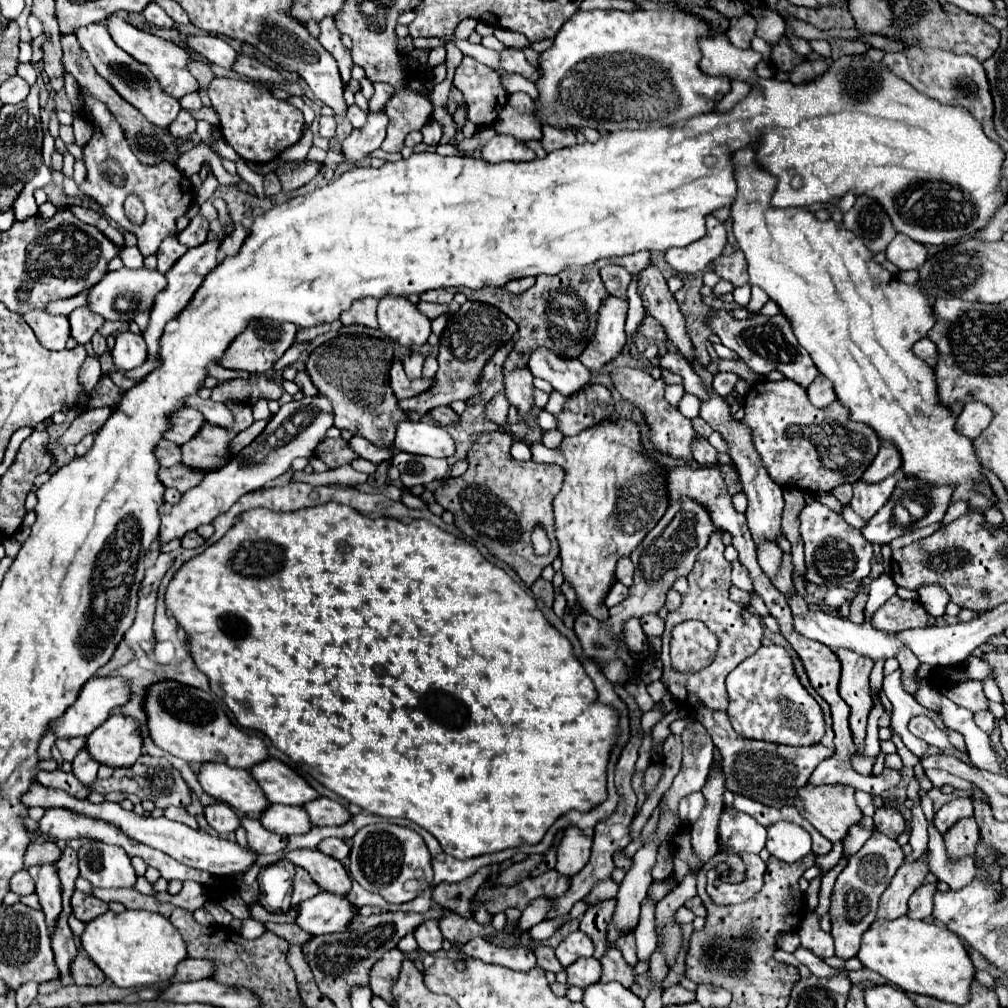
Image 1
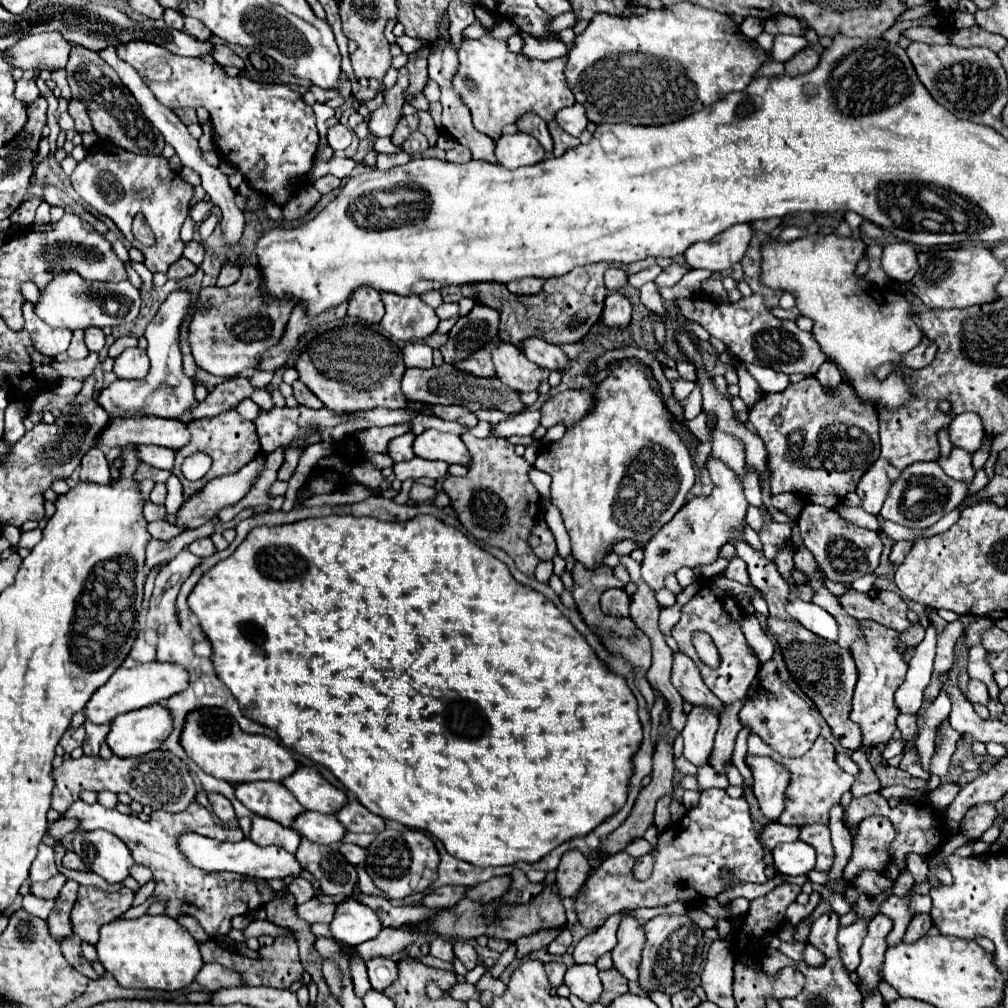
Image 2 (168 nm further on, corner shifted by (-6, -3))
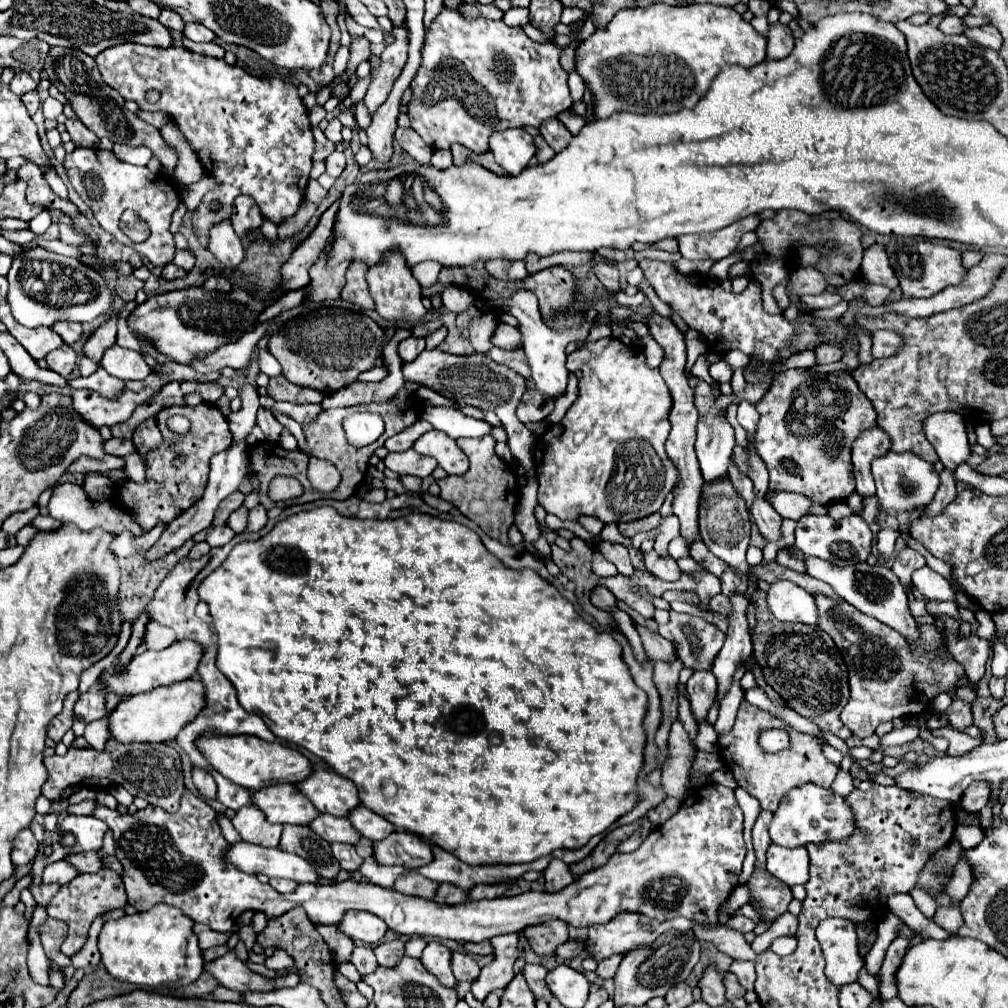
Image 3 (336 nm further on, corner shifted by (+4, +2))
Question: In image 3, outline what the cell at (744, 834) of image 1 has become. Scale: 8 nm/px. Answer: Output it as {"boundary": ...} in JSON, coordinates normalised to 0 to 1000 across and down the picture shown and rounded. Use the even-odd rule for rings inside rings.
{"boundary":[[[799,778],[785,784],[785,790],[779,790],[773,802],[767,806],[763,819],[765,833],[779,841],[791,841],[801,837],[818,837],[840,833],[848,823],[848,812],[844,800],[836,790],[828,788],[824,782],[813,782],[811,778]]]}

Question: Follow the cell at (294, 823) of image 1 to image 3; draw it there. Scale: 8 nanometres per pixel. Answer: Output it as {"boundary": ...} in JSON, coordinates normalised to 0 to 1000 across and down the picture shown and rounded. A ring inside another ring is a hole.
{"boundary":[[[318,808],[316,812],[313,812],[307,821],[314,827],[320,829],[320,833],[324,835],[342,835],[342,837],[354,837],[358,827],[350,821],[350,817],[344,812],[334,812],[328,808]]]}

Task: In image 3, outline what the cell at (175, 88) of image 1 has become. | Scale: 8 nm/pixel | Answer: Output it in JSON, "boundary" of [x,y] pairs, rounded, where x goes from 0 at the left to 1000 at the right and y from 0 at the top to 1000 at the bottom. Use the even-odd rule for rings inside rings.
{"boundary":[[[118,44],[114,48],[102,50],[94,58],[94,62],[104,83],[116,87],[116,91],[120,91],[124,99],[136,101],[138,109],[164,111],[184,135],[203,171],[213,177],[215,188],[205,190],[199,202],[191,208],[191,230],[201,246],[205,246],[205,234],[209,224],[229,214],[229,200],[237,192],[249,194],[257,202],[261,216],[269,218],[271,222],[279,222],[281,218],[285,218],[285,214],[293,214],[297,202],[303,198],[303,185],[307,179],[311,155],[309,121],[293,83],[277,77],[254,77],[239,69],[237,65],[227,65],[223,60],[193,54],[182,46],[150,48],[140,44]],[[148,87],[156,87],[160,91],[158,101],[144,101],[144,91]],[[211,198],[219,200],[219,208],[215,212],[207,210],[207,202]]]}

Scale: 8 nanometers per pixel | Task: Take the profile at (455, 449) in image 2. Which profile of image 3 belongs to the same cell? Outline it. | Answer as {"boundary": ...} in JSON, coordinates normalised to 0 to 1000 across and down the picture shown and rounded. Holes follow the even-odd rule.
{"boundary":[[[428,427],[422,429],[410,442],[416,450],[420,452],[428,452],[436,458],[436,462],[443,468],[443,470],[461,470],[465,464],[465,454],[461,452],[461,448],[453,442],[453,438],[449,435],[445,435],[441,429],[438,427]]]}

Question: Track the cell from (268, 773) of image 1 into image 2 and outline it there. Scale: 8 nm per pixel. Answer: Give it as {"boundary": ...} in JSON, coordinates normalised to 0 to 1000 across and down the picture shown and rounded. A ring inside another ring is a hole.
{"boundary":[[[297,761],[279,777],[305,805],[332,807],[336,801],[344,797],[342,787],[338,787],[326,775],[322,775],[313,761]]]}

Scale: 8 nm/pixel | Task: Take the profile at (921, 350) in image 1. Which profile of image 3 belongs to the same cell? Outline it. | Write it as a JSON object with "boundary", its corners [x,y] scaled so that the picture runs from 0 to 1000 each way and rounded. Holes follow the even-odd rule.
{"boundary":[[[868,327],[866,329],[866,343],[864,343],[864,351],[866,355],[882,355],[890,349],[890,345],[896,341],[894,333],[890,329],[882,329],[882,327]]]}

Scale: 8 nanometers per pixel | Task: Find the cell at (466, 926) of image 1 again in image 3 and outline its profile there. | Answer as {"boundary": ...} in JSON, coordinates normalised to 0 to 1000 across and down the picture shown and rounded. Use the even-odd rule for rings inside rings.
{"boundary":[[[451,944],[449,946],[449,966],[451,966],[451,970],[455,972],[455,974],[469,974],[469,972],[473,972],[473,968],[475,968],[475,958],[473,958],[473,954],[465,948],[465,946],[457,946],[457,944]]]}

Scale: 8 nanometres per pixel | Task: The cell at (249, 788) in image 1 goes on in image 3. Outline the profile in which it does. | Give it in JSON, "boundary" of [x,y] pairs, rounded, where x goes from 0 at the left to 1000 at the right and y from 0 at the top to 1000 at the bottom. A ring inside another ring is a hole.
{"boundary":[[[273,778],[251,786],[251,798],[263,806],[267,815],[275,817],[307,817],[316,810],[316,804],[293,778]]]}

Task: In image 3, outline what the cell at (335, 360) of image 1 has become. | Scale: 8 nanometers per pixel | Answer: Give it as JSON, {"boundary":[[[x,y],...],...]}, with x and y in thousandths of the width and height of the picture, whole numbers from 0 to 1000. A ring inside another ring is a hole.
{"boundary":[[[326,304],[322,308],[299,312],[279,323],[267,333],[267,349],[277,357],[281,373],[287,379],[330,391],[350,381],[360,367],[370,363],[378,337],[380,325],[362,310]]]}

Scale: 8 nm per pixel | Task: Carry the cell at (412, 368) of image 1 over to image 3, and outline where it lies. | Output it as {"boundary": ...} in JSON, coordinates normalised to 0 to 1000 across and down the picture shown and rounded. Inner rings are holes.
{"boundary":[[[406,333],[396,341],[396,353],[400,359],[410,359],[420,347],[422,347],[422,335]]]}

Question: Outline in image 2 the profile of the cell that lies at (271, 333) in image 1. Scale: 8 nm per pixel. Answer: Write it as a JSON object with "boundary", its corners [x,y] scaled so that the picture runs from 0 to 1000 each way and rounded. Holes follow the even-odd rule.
{"boundary":[[[243,261],[241,273],[235,281],[221,287],[203,285],[197,289],[191,318],[188,320],[189,350],[197,366],[223,376],[235,374],[241,368],[255,366],[263,348],[279,338],[293,303],[279,301],[275,297],[267,297],[263,301],[257,291],[255,275],[255,267],[249,261]]]}

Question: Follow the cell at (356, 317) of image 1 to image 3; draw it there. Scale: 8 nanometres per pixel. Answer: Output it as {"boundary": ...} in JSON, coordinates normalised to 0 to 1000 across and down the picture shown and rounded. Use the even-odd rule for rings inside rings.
{"boundary":[[[350,258],[348,264],[344,266],[344,282],[338,288],[338,296],[358,306],[370,306],[370,298],[362,280],[362,272],[364,272],[364,262],[360,262],[358,258]]]}

